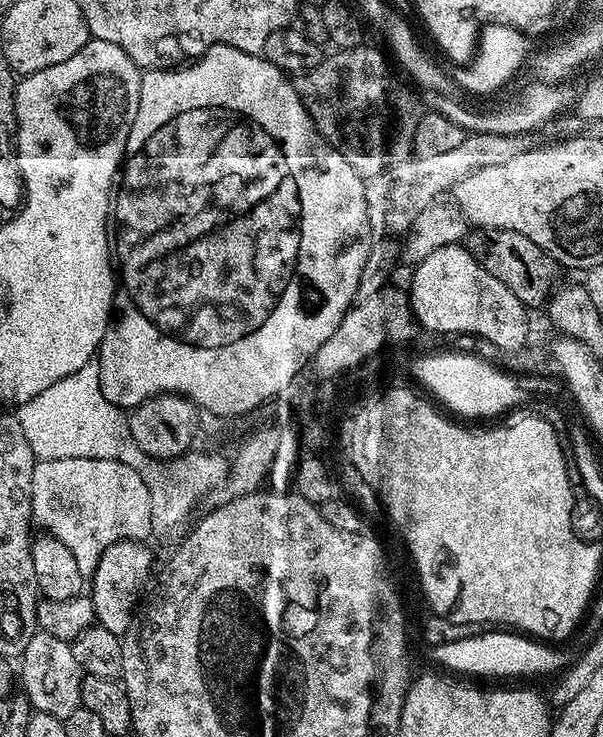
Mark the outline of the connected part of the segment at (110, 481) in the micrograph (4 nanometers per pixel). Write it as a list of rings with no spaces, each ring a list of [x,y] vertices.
[[[58,458],[57,460],[37,460],[32,468],[32,519],[40,524],[45,533],[56,536],[62,546],[67,546],[70,554],[78,561],[78,570],[88,578],[96,571],[102,554],[120,540],[147,541],[153,535],[150,518],[150,496],[146,485],[122,462],[102,458]]]

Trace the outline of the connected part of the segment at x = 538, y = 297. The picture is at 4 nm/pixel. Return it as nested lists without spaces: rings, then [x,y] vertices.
[[[473,227],[466,237],[466,247],[486,271],[494,274],[494,278],[514,294],[514,298],[524,303],[525,308],[535,310],[539,304],[540,307],[547,305],[557,283],[556,275],[562,272],[562,268],[550,254],[546,254],[546,250],[542,250],[542,246],[534,246],[526,234],[518,234],[518,230]]]

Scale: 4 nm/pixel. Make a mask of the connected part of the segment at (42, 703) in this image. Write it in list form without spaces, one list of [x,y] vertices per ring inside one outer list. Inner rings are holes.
[[[39,630],[30,638],[23,656],[18,660],[18,680],[22,685],[23,695],[28,697],[33,709],[62,721],[82,707],[80,694],[84,675],[86,674],[74,658],[69,641],[59,640],[54,638],[54,634]]]

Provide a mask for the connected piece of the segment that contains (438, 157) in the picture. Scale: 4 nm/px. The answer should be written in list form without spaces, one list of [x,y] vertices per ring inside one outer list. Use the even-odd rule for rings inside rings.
[[[473,132],[465,135],[462,146],[449,150],[447,154],[433,154],[431,158],[411,155],[408,159],[382,170],[382,174],[367,177],[366,210],[368,221],[376,234],[407,233],[409,226],[426,210],[426,206],[437,203],[443,192],[451,193],[462,178],[482,170],[486,166],[498,166],[498,162],[510,162],[510,158],[518,158],[518,154],[526,154],[537,147],[537,133],[482,133]]]

